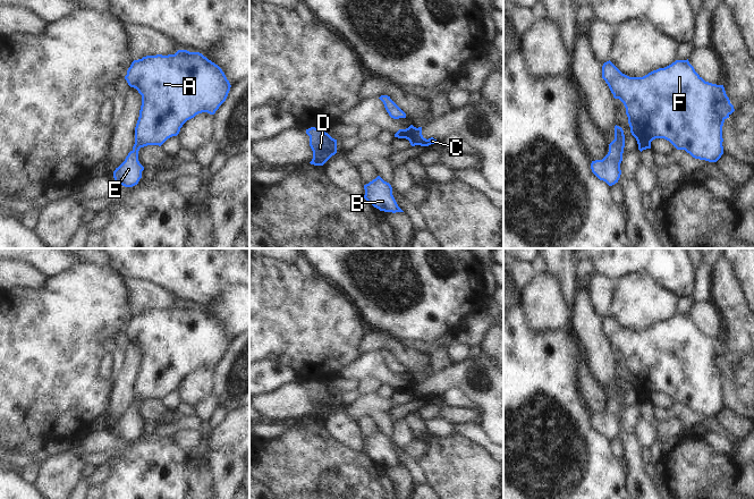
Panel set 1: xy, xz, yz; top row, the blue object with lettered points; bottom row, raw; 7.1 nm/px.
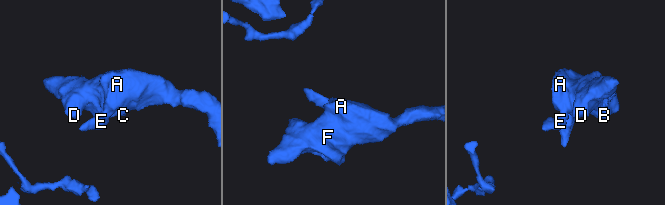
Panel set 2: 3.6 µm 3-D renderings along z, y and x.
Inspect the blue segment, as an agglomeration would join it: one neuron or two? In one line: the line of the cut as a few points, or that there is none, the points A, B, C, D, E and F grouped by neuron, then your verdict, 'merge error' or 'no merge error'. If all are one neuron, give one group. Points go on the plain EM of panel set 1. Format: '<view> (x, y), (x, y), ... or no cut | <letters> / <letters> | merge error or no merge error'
no cut | A B C D E F | no merge error

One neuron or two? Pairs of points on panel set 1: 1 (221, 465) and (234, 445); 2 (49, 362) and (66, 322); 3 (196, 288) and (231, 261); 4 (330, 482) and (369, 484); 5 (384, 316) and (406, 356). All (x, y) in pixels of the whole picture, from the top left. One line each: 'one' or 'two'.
1: one
2: one
3: one
4: one
5: two

